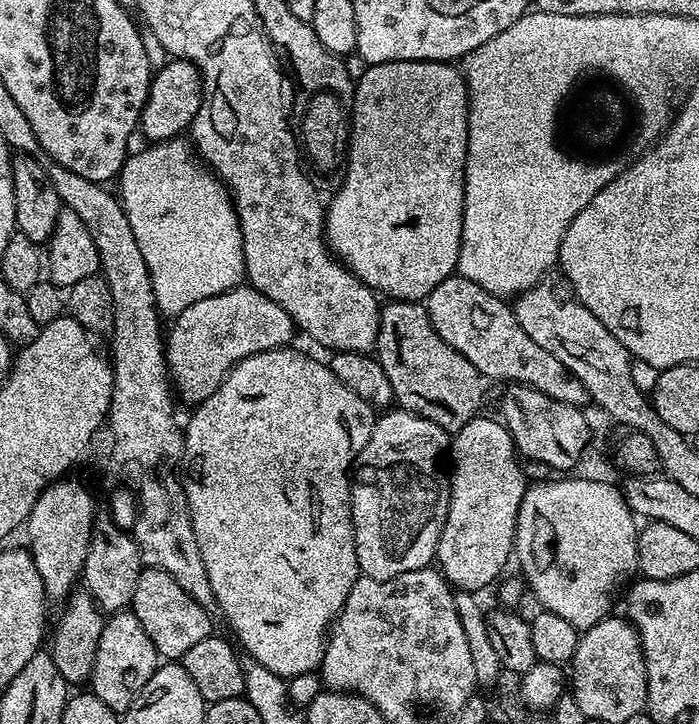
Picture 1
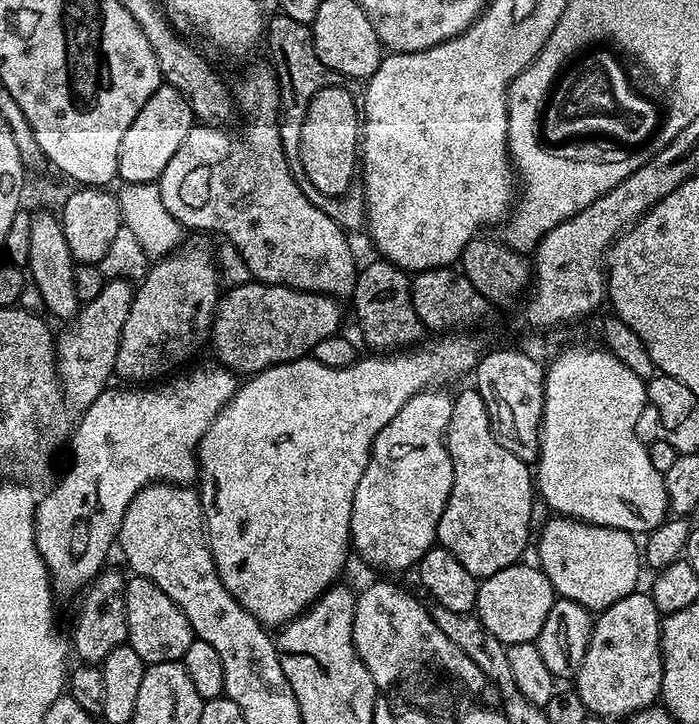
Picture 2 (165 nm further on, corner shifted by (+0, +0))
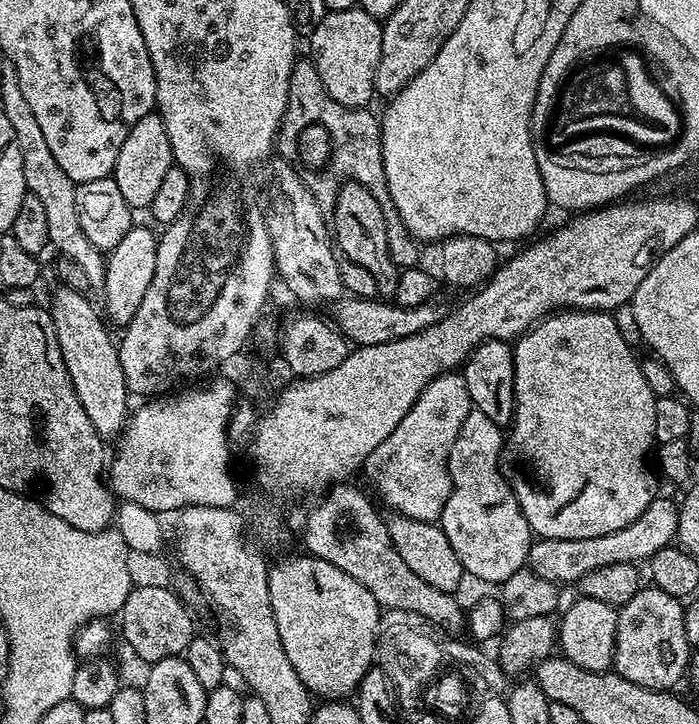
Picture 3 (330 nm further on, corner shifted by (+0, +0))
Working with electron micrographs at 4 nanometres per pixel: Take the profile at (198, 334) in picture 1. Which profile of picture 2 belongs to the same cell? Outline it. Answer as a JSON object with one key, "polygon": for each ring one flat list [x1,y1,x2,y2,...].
{"polygon":[[247,282,223,293,212,322,210,348,216,351,215,359,225,368,237,374,255,374,266,370,271,364,285,364,291,360,307,357,322,338,330,338,341,331,340,308,335,299,319,292,297,292,285,284,262,284]]}

